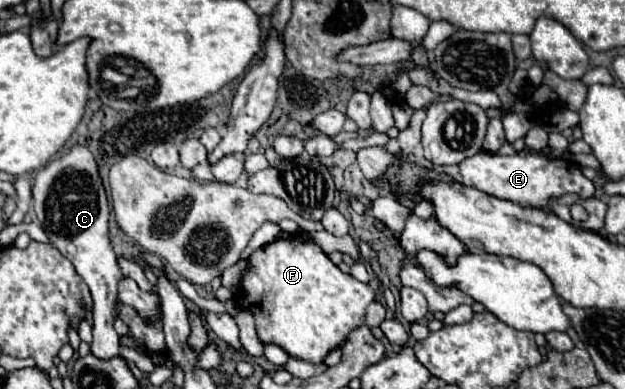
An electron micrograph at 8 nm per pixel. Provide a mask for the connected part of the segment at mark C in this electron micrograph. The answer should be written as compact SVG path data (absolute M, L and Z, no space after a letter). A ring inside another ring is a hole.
M73 145L65 155L59 159L53 159L47 163L43 169L37 171L33 179L33 209L35 215L45 229L49 241L53 247L65 255L75 271L83 277L83 281L89 285L89 291L93 295L93 343L91 343L91 353L97 359L113 359L119 357L119 335L113 329L113 313L115 313L115 301L117 301L117 283L121 279L117 255L113 251L113 245L109 241L109 201L105 187L101 183L99 175L99 165L93 157L93 153L85 145Z

